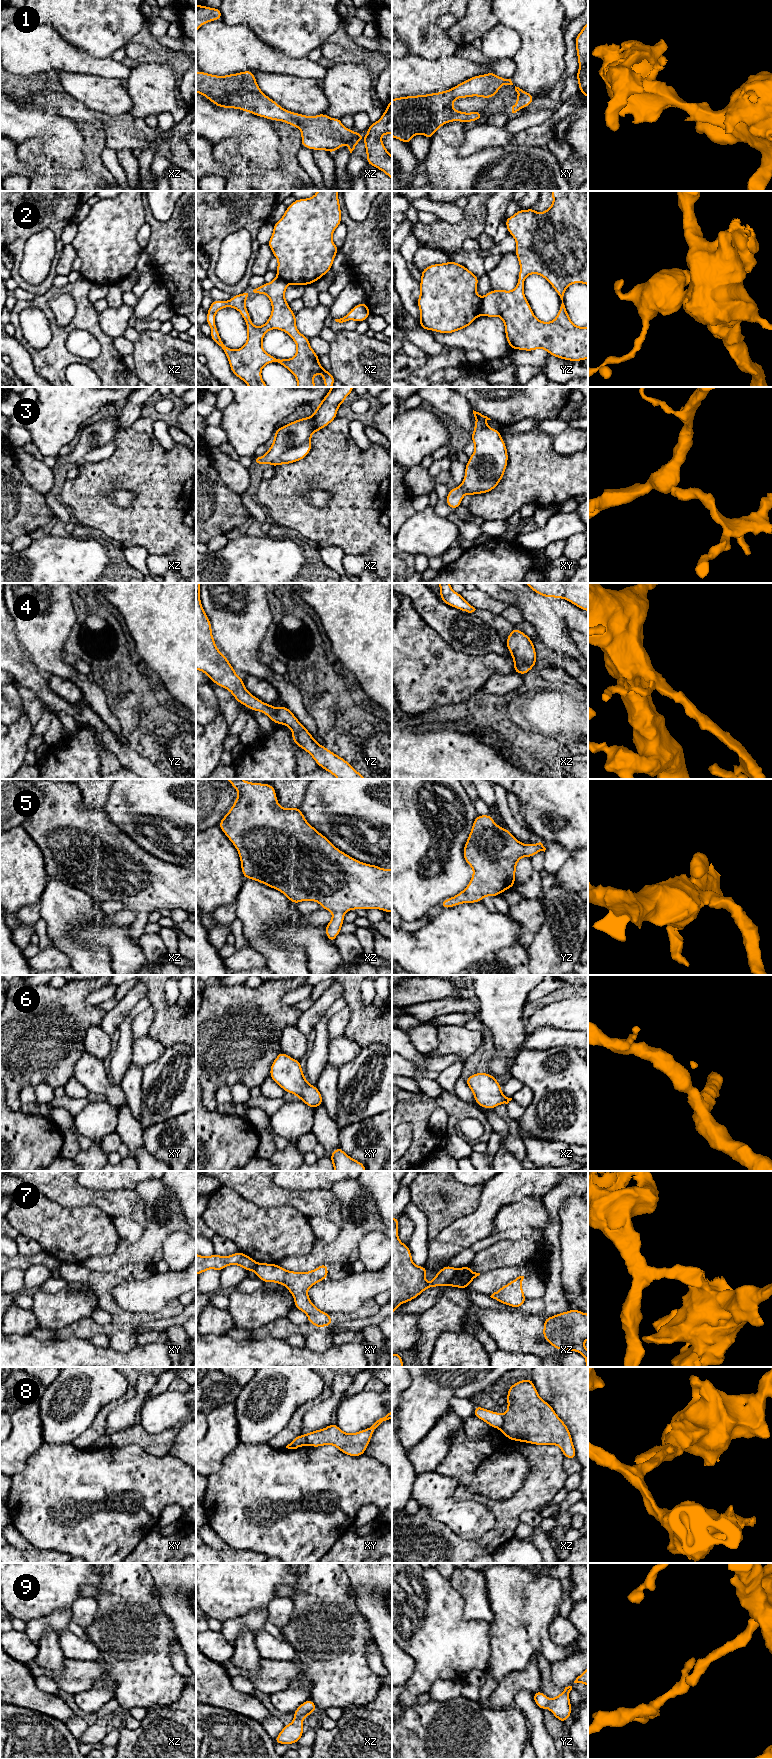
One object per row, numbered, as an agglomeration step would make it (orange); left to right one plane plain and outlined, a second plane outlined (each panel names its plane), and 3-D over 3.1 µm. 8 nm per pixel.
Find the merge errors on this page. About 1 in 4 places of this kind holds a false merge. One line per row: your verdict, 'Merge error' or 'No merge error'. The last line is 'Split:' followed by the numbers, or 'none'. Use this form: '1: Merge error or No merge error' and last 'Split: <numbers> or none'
1: No merge error
2: Merge error
3: No merge error
4: No merge error
5: No merge error
6: No merge error
7: Merge error
8: Merge error
9: No merge error
Split: 2, 7, 8

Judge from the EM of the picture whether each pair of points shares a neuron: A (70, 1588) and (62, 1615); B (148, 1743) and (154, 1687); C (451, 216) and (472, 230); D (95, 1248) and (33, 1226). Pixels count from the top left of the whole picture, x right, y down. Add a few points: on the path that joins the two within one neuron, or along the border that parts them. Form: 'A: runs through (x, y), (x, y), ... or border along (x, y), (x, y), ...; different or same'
A: border along (70, 1607), (56, 1609), (42, 1618); different
B: border along (175, 1700), (168, 1705), (154, 1705), (147, 1709); different
C: border along (464, 212), (464, 218), (459, 223), (441, 221); different
D: runs through (80, 1234), (67, 1234), (53, 1226), (48, 1226); same

